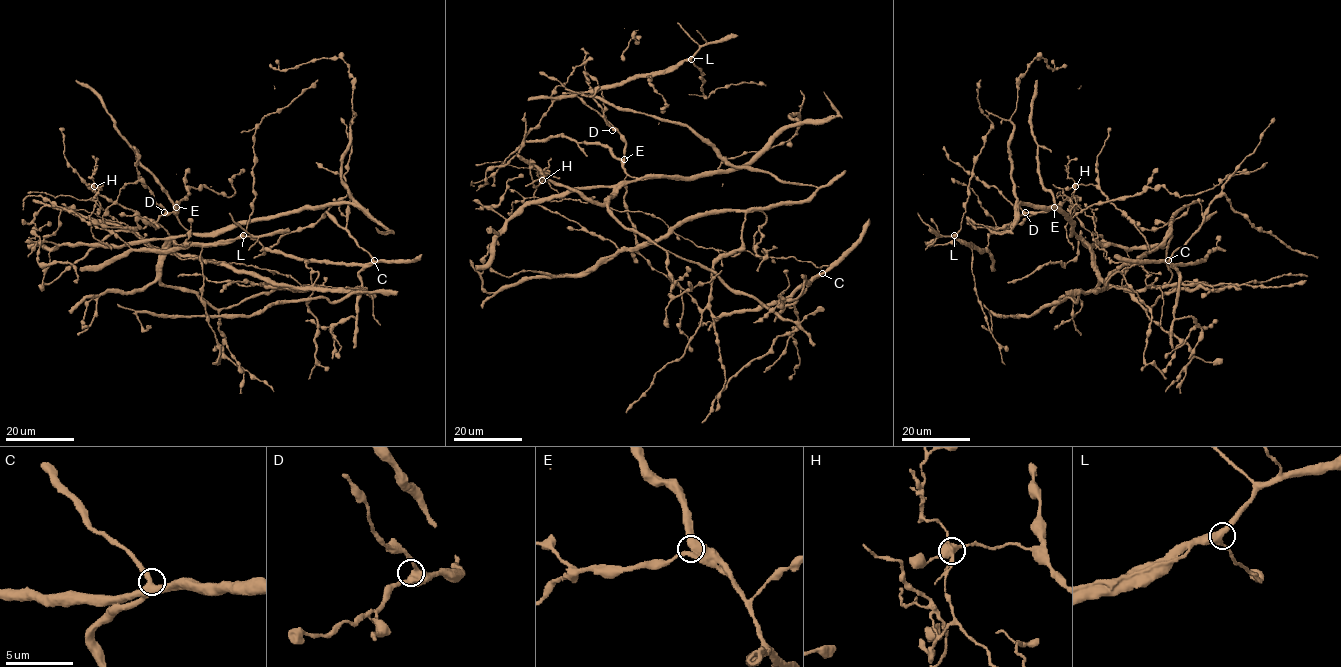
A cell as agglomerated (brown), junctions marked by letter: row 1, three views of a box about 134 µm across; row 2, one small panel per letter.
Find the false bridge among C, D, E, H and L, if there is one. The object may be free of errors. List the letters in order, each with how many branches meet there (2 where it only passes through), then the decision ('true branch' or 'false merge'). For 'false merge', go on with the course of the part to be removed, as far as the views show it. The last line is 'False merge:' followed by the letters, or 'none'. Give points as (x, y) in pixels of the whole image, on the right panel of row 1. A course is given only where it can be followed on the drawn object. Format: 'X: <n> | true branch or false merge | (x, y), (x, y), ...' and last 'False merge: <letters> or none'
C: 3 | true branch
D: 3 | true branch
E: 3 | true branch
H: 4 | false merge | (1075, 186), (1107, 259), (1151, 274), (1145, 283), (1162, 294), (1160, 325)
L: 3 | true branch
False merge: H

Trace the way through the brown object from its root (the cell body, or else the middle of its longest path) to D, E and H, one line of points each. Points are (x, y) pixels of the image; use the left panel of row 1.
D: (291, 286), (265, 287), (221, 309), (165, 286), (161, 251), (188, 230), (176, 209), (164, 212)
E: (291, 286), (265, 287), (221, 309), (165, 286), (161, 251), (188, 233), (176, 207)
H: (291, 286), (272, 285), (236, 273), (222, 262), (180, 259), (172, 252), (151, 247), (102, 209), (94, 186)

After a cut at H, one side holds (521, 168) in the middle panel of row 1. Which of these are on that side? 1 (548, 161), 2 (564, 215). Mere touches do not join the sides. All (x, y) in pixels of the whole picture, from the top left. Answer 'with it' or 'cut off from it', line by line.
1: with it
2: cut off from it

